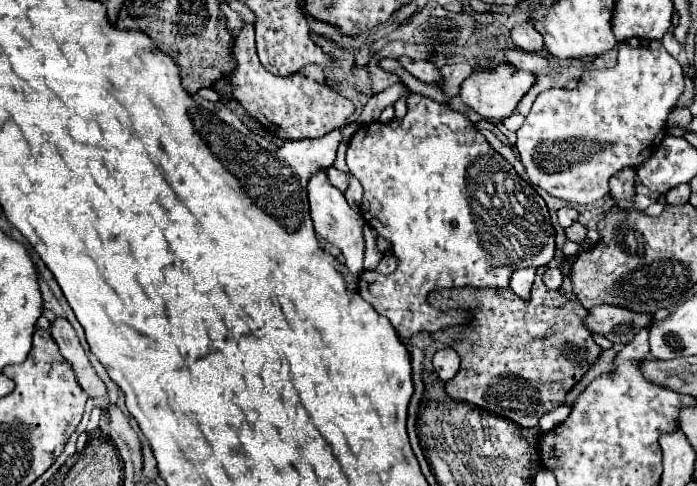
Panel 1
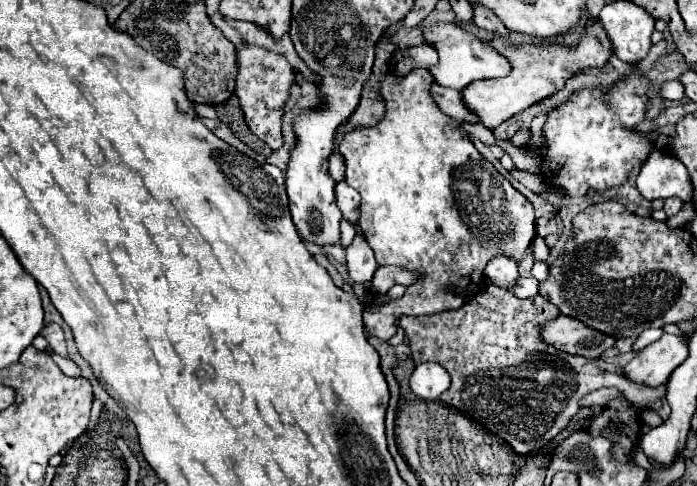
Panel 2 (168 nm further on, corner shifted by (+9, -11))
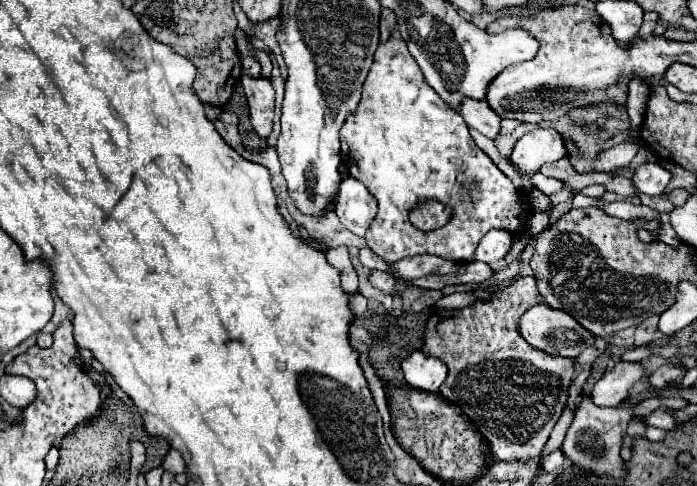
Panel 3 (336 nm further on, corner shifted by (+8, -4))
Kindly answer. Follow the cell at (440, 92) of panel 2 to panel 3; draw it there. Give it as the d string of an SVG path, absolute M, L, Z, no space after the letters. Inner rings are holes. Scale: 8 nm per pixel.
M465 99L459 107L465 123L489 139L495 139L501 129L501 117L489 107L487 101Z

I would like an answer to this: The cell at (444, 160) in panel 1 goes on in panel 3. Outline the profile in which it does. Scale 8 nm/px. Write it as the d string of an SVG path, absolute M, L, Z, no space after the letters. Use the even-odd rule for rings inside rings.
M387 39L375 51L375 59L367 81L363 83L361 101L355 113L347 117L341 129L341 155L349 173L359 179L379 201L379 211L371 227L367 229L367 245L379 257L388 263L394 263L404 257L417 253L431 253L455 261L473 261L475 245L483 233L491 229L505 229L519 233L525 227L529 203L521 197L519 189L493 165L493 161L475 145L469 135L469 127L459 113L453 113L451 107L427 85L419 65L409 55L405 41ZM437 199L455 209L451 223L437 231L419 231L409 225L407 213L419 201Z

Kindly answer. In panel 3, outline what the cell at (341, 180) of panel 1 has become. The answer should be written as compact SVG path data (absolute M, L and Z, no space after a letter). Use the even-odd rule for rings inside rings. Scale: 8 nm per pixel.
M349 177L341 183L335 213L351 233L363 237L375 219L377 203L361 181Z

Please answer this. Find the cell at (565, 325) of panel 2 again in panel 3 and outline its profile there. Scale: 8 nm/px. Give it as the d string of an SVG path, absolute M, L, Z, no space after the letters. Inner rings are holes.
M545 303L533 305L533 309L527 309L527 313L523 313L523 317L519 317L519 335L523 335L523 339L545 353L551 355L561 355L561 357L577 357L585 347L593 345L593 335L581 327L569 313L563 313L559 309L551 309Z

